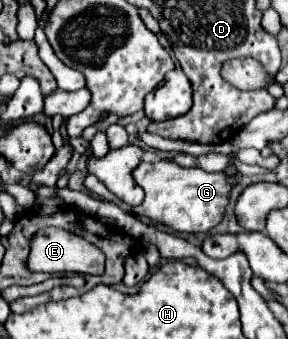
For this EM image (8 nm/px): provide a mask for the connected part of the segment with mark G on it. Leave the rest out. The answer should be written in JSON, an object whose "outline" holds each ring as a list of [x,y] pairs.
{"outline":[[[158,160],[158,162],[142,162],[140,166],[136,166],[136,170],[132,172],[136,184],[144,190],[144,200],[140,206],[128,206],[124,202],[120,202],[94,174],[88,174],[84,178],[84,186],[88,192],[96,194],[100,200],[108,200],[118,204],[124,212],[128,214],[136,214],[136,216],[146,216],[158,224],[166,224],[176,232],[208,232],[210,228],[214,228],[222,216],[224,216],[224,208],[228,204],[228,196],[232,186],[236,184],[236,178],[228,180],[224,174],[220,172],[204,172],[200,168],[182,168],[170,160]]]}

